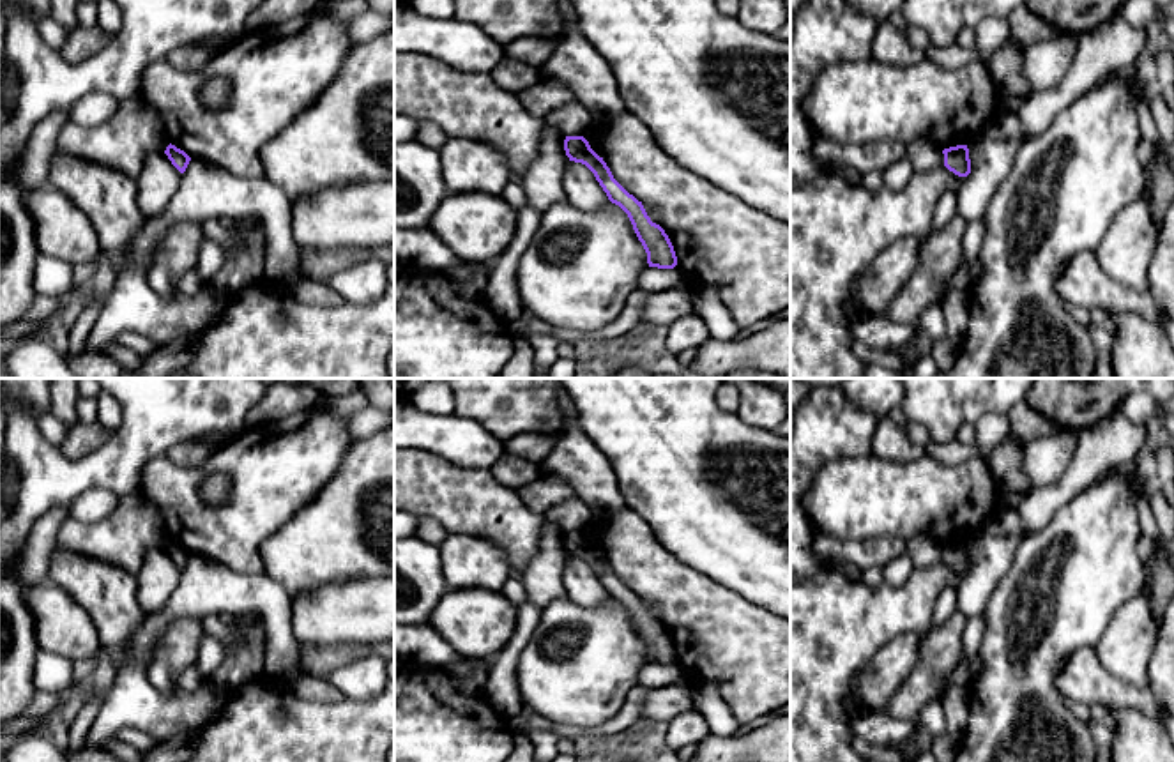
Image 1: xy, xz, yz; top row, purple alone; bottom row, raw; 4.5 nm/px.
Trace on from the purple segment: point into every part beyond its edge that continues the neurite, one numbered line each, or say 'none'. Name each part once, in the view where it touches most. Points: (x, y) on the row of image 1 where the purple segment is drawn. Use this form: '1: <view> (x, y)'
none

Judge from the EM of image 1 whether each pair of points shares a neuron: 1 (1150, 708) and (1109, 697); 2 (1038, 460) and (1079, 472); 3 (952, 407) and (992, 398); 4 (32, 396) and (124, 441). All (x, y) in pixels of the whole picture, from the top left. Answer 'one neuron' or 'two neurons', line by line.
1: one neuron
2: two neurons
3: one neuron
4: two neurons

